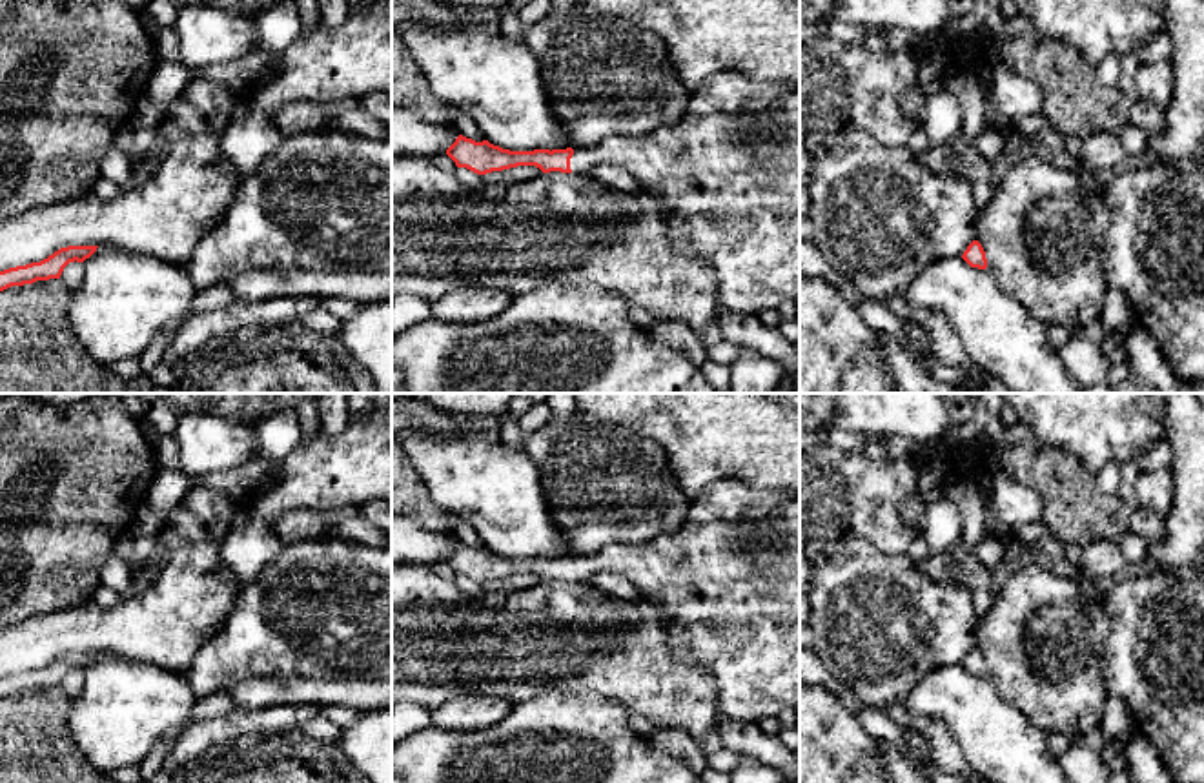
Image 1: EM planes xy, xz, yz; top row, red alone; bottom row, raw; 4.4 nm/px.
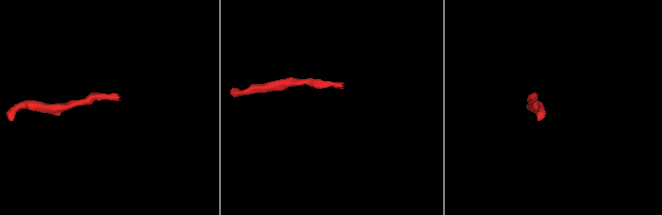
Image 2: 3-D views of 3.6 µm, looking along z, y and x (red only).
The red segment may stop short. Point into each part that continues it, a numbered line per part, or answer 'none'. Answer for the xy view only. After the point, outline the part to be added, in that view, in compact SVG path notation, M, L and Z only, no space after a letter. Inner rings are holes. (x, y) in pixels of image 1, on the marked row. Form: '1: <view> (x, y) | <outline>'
none

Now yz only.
none

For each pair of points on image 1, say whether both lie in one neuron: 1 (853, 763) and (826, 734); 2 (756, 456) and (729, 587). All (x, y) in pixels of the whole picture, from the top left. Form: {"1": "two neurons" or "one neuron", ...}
{"1": "one neuron", "2": "two neurons"}

